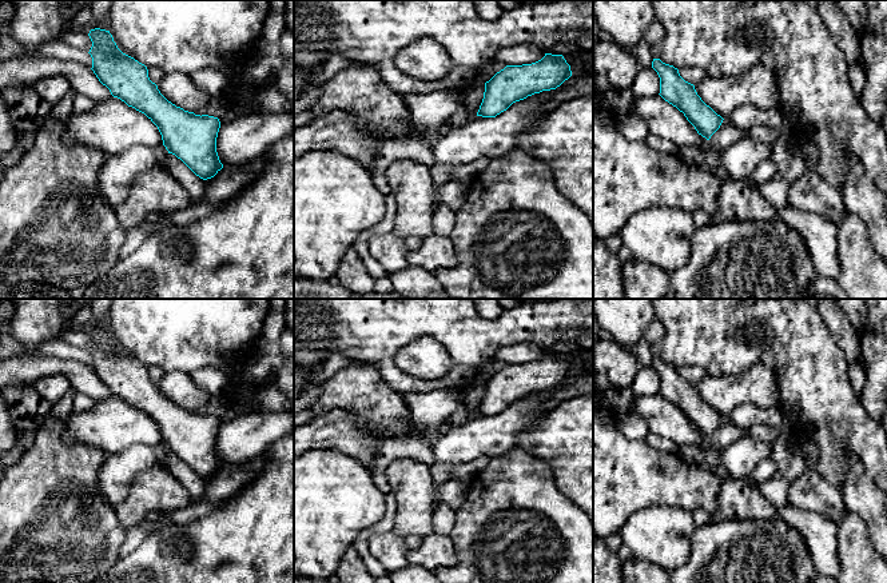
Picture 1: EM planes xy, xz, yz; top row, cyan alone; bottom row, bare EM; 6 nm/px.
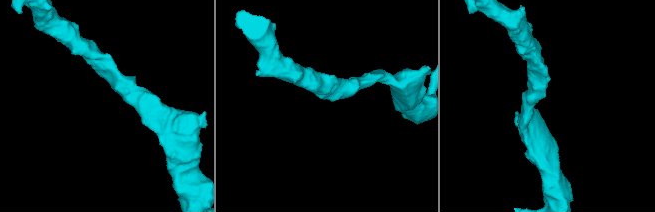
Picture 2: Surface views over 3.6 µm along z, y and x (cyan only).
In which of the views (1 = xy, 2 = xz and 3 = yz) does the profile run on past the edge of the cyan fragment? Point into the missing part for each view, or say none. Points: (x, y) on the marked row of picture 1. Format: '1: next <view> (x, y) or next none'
1: next none
2: next none
3: next none

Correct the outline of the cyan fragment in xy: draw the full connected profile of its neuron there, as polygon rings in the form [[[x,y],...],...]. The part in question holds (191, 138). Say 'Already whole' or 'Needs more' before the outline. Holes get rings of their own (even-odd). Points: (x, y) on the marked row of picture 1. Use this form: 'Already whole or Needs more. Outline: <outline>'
Already whole. Outline: [[[110,31],[88,33],[92,71],[114,97],[144,113],[159,129],[168,153],[180,159],[203,180],[214,177],[223,164],[216,152],[218,117],[195,115],[168,101],[148,77],[144,64],[123,53]]]

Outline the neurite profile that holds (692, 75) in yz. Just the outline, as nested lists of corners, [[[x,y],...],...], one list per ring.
[[[697,67],[680,68],[679,73],[685,81],[691,84],[699,83],[708,76],[703,68],[697,68]]]

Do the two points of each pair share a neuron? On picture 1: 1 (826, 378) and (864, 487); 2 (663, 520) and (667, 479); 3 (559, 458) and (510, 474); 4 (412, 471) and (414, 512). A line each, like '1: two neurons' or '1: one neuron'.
1: two neurons
2: two neurons
3: two neurons
4: one neuron

